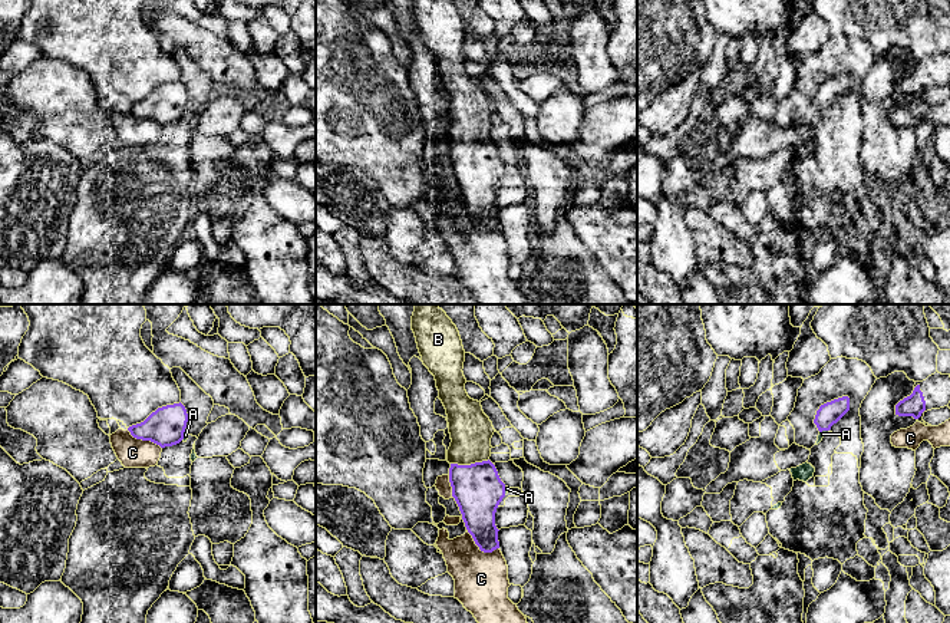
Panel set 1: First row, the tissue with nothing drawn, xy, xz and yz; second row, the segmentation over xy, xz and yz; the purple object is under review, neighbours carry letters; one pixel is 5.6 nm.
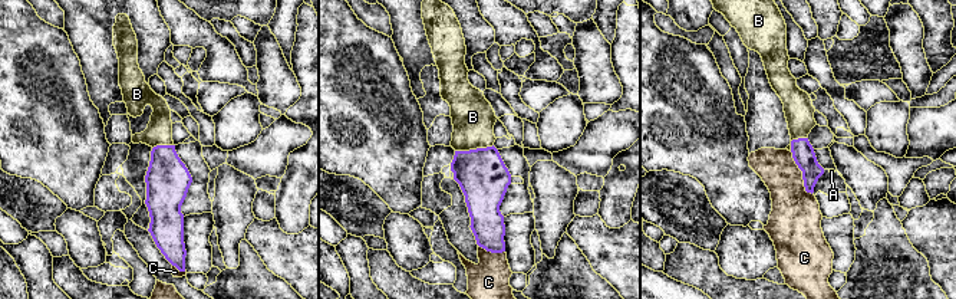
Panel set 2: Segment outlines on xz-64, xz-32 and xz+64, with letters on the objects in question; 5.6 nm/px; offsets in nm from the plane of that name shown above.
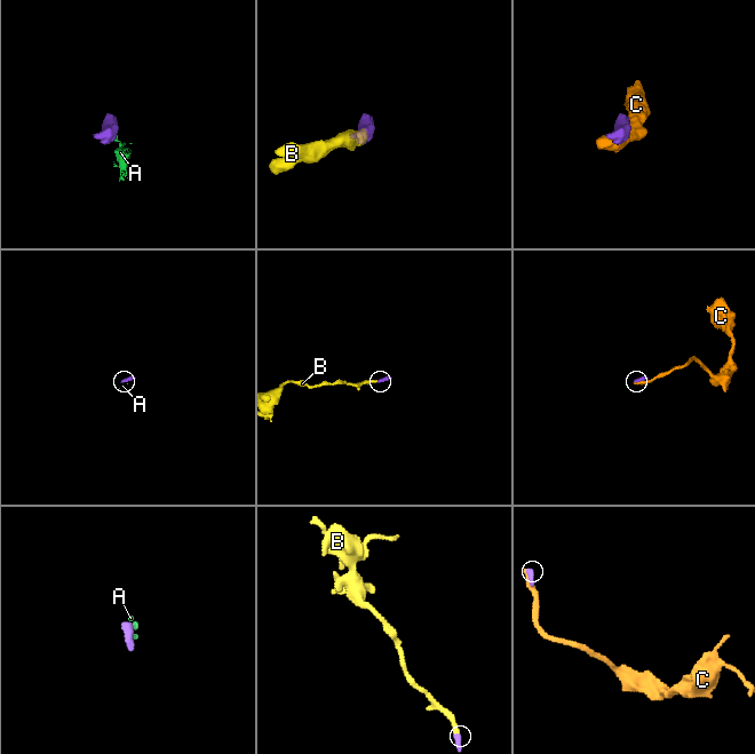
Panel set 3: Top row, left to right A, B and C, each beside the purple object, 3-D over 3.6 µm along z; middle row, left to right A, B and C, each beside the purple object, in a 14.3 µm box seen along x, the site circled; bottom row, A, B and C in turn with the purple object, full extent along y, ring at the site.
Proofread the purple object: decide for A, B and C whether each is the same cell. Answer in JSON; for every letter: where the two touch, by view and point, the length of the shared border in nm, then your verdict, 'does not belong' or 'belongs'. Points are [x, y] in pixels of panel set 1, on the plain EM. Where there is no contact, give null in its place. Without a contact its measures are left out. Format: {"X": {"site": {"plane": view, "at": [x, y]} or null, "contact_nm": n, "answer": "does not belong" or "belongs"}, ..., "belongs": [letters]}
{"A": {"site": {"plane": "xy", "at": [182, 114]}, "contact_nm": 60, "answer": "does not belong"}, "B": {"site": {"plane": "xz", "at": [471, 142]}, "contact_nm": 220, "answer": "belongs"}, "C": {"site": {"plane": "xz", "at": [480, 227]}, "contact_nm": 220, "answer": "does not belong"}, "belongs": ["B"]}

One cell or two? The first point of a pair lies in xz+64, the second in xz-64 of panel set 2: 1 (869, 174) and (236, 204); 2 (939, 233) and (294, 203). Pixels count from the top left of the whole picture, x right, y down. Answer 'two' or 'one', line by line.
1: one
2: two

